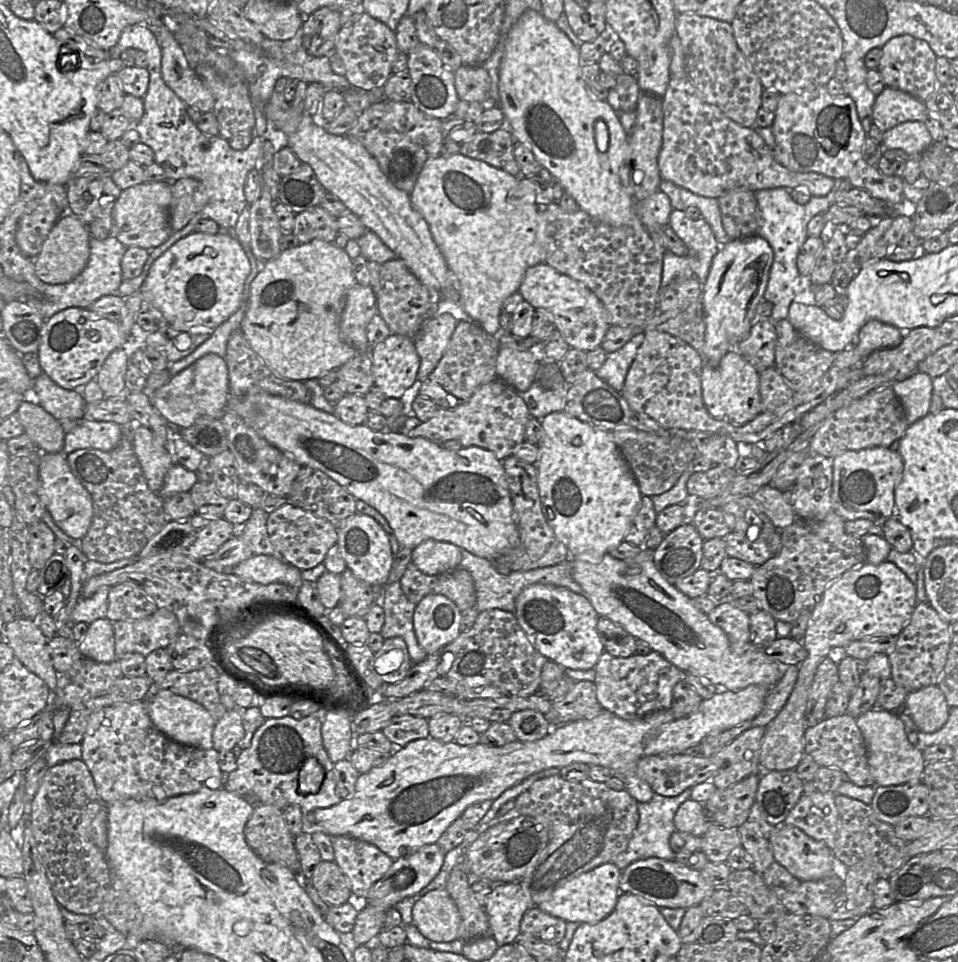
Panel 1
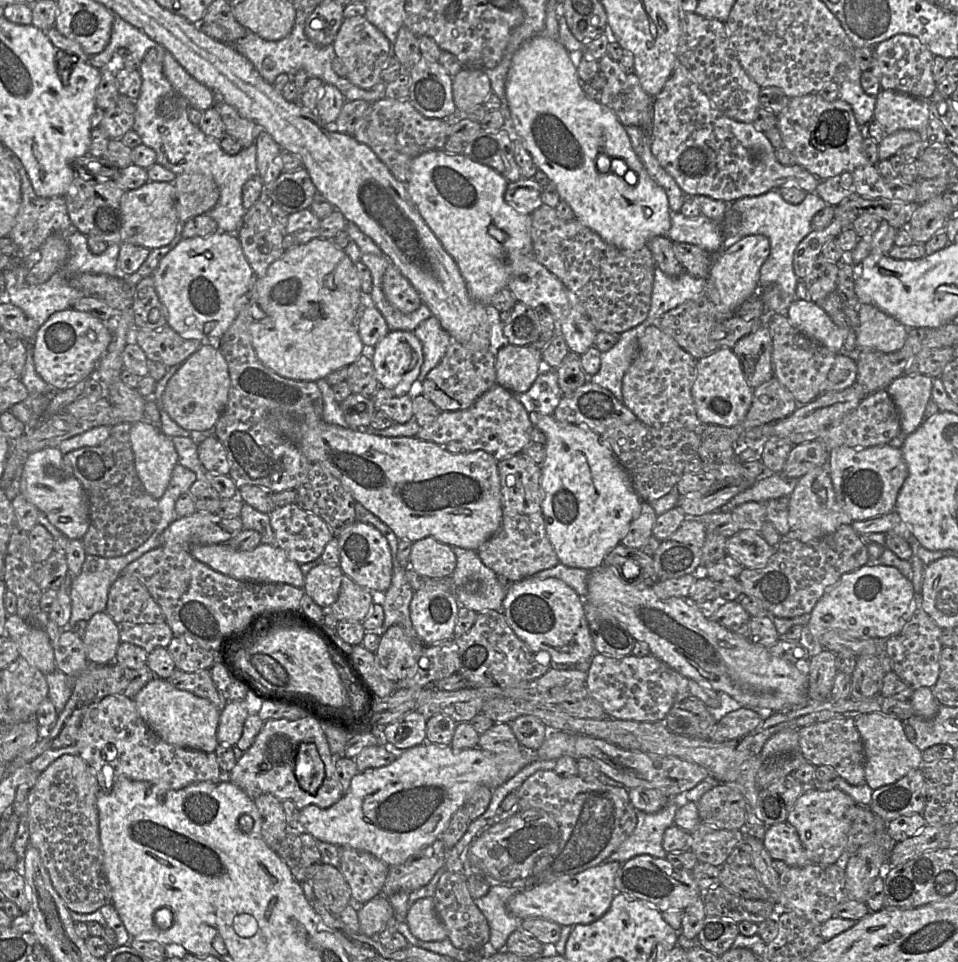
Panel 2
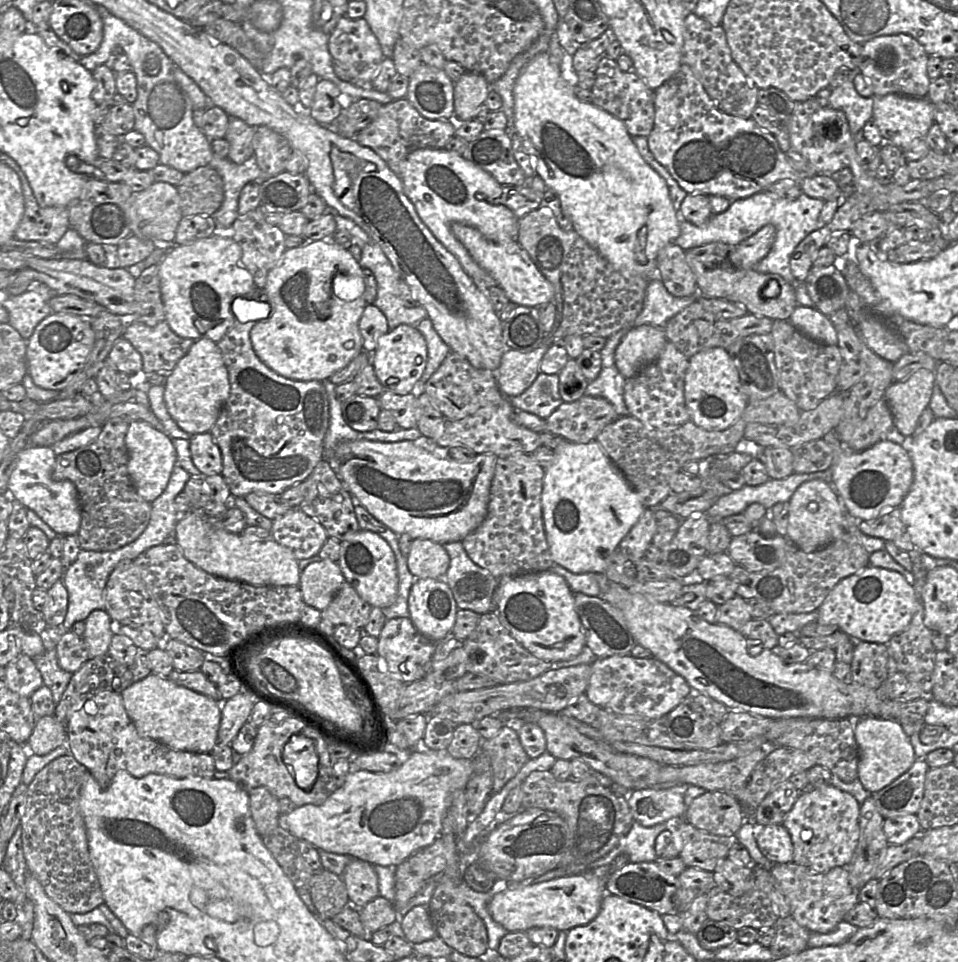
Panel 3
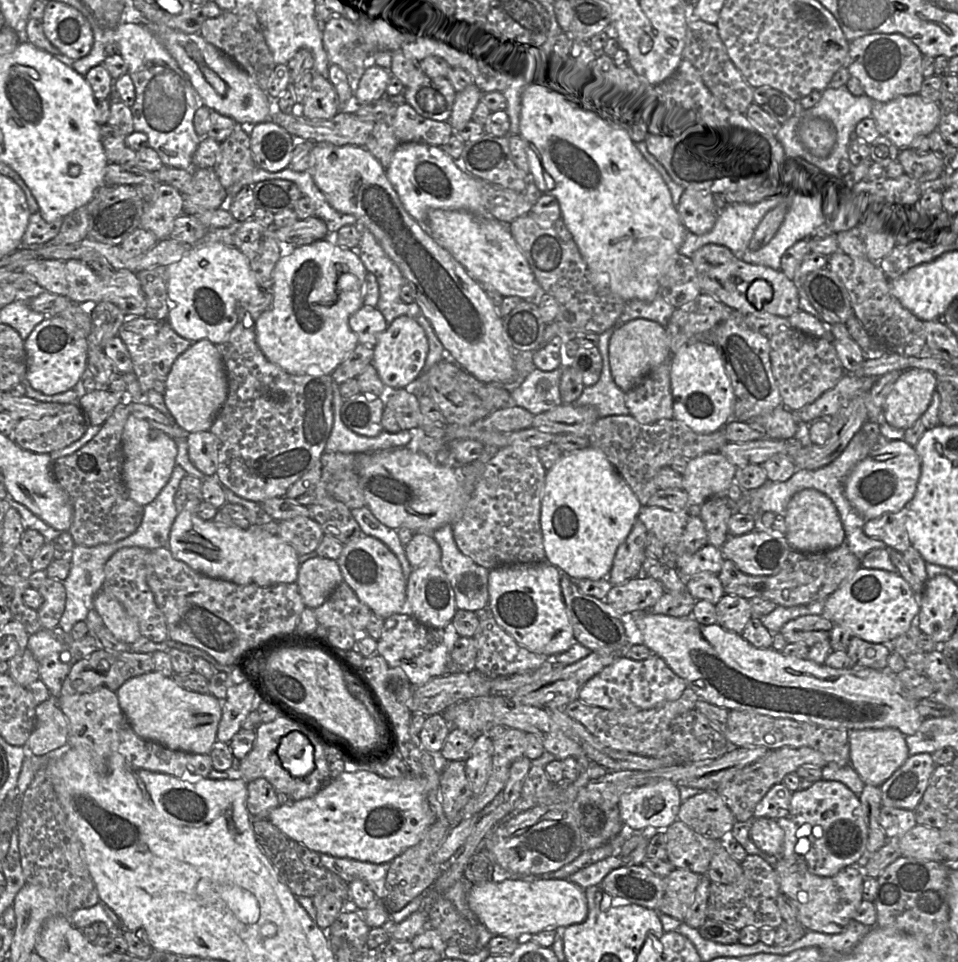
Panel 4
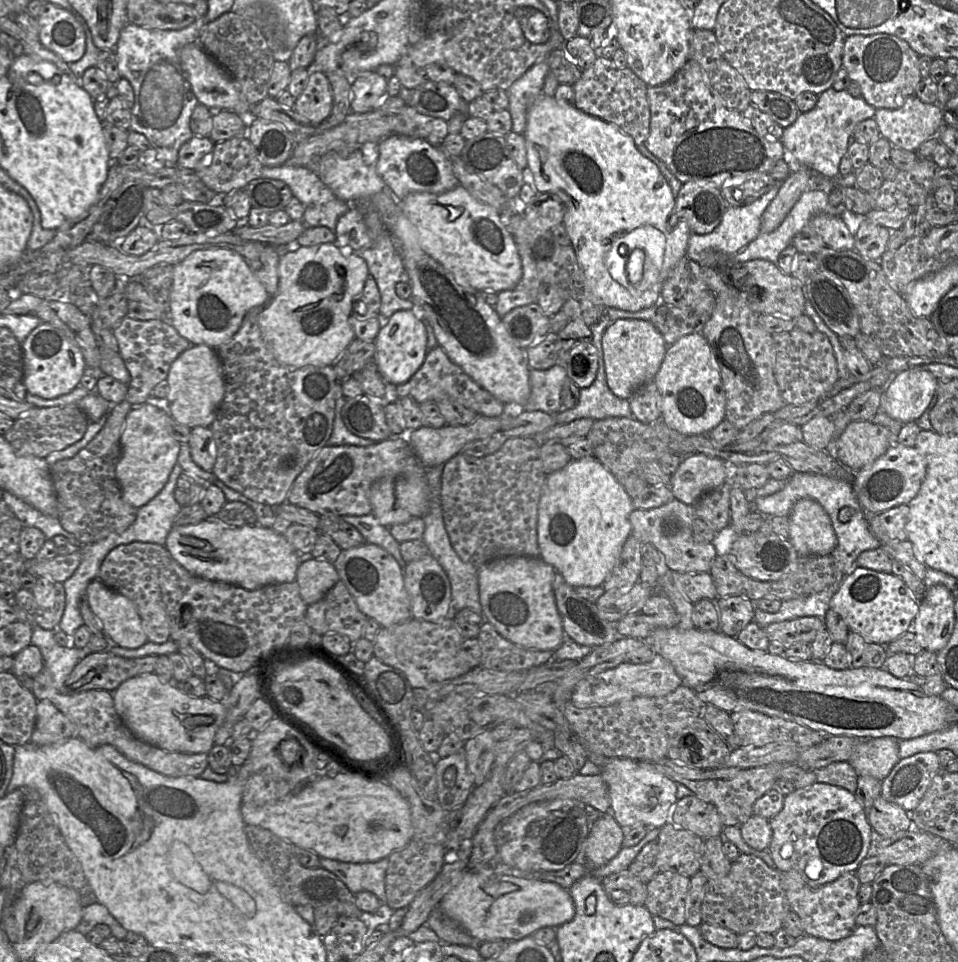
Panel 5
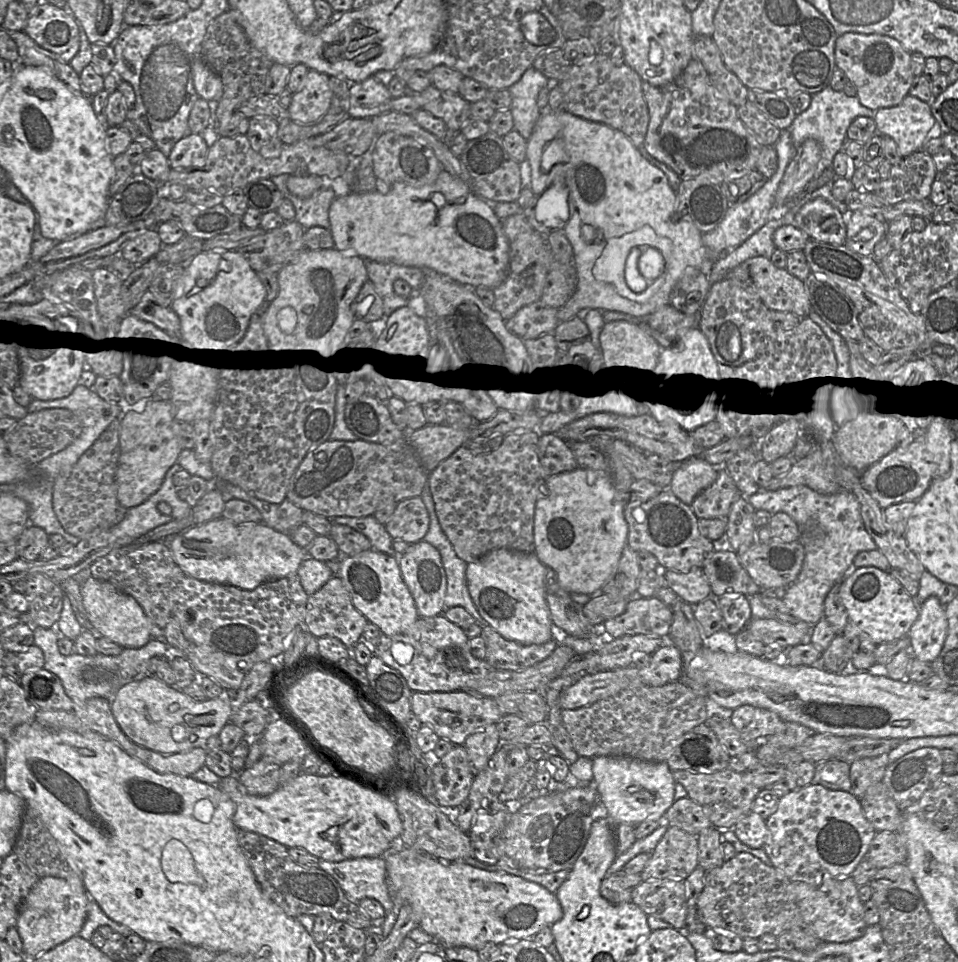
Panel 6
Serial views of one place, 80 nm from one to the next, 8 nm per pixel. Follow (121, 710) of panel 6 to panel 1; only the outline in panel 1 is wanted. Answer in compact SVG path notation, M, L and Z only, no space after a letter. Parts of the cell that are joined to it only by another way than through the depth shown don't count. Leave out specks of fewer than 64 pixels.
M159 690L155 694L149 695L147 699L151 721L169 739L181 745L204 750L213 748L213 731L216 720L202 705L169 690Z

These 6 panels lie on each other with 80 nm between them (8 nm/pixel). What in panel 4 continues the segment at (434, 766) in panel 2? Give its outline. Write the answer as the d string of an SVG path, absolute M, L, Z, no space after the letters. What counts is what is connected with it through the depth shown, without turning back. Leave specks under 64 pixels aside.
M357 770L356 772L342 772L336 778L331 779L318 793L310 798L294 801L290 805L276 807L270 812L267 820L294 842L301 843L319 854L328 854L333 857L351 858L362 862L382 864L390 863L406 849L416 845L423 838L426 830L434 823L435 815L427 800L425 778L416 778L411 772L409 775L399 778L384 778L371 771Z

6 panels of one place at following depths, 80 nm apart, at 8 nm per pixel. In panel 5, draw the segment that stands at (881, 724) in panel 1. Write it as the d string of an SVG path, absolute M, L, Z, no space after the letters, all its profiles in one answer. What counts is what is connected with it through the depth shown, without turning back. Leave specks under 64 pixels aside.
M888 736L859 740L848 762L858 775L869 775L882 781L900 760L898 753L899 740Z

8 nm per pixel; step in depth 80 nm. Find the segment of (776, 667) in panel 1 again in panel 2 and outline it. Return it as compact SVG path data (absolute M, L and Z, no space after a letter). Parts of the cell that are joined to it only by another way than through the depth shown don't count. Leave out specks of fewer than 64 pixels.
M603 564L591 570L588 578L586 601L614 616L635 641L646 643L650 654L676 670L684 677L696 681L704 688L726 693L742 707L759 712L774 713L805 706L808 703L807 663L795 664L774 656L767 647L730 631L723 625L706 618L688 599L671 597L660 599L653 590L654 584L628 583L622 580L616 568Z

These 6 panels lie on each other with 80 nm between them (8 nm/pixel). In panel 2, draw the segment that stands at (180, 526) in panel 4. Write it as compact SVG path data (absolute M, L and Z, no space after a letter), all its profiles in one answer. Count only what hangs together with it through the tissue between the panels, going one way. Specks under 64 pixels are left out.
M226 543L198 545L190 549L190 554L213 570L237 580L259 583L285 583L297 588L304 587L304 575L300 565L291 560L276 545L260 544L251 551L238 551Z

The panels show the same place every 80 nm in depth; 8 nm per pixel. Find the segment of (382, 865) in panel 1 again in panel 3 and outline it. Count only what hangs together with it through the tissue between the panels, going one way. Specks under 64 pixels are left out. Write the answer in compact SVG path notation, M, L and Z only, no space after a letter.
M353 858L345 867L342 875L348 898L360 908L379 895L378 876L374 865Z

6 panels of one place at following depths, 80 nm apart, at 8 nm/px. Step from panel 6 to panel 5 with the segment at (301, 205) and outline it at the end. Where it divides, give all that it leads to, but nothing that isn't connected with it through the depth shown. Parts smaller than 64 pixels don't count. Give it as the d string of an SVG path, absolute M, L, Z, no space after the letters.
M263 166L260 178L280 180L288 185L293 196L305 207L302 222L306 225L306 227L326 227L334 233L338 219L352 208L352 204L338 199L320 180L317 173L303 166Z

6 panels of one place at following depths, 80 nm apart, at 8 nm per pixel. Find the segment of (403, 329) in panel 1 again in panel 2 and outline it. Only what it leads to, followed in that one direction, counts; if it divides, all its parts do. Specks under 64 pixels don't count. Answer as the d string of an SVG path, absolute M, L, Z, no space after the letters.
M392 263L384 273L382 289L390 305L404 314L414 312L423 304L412 284Z

